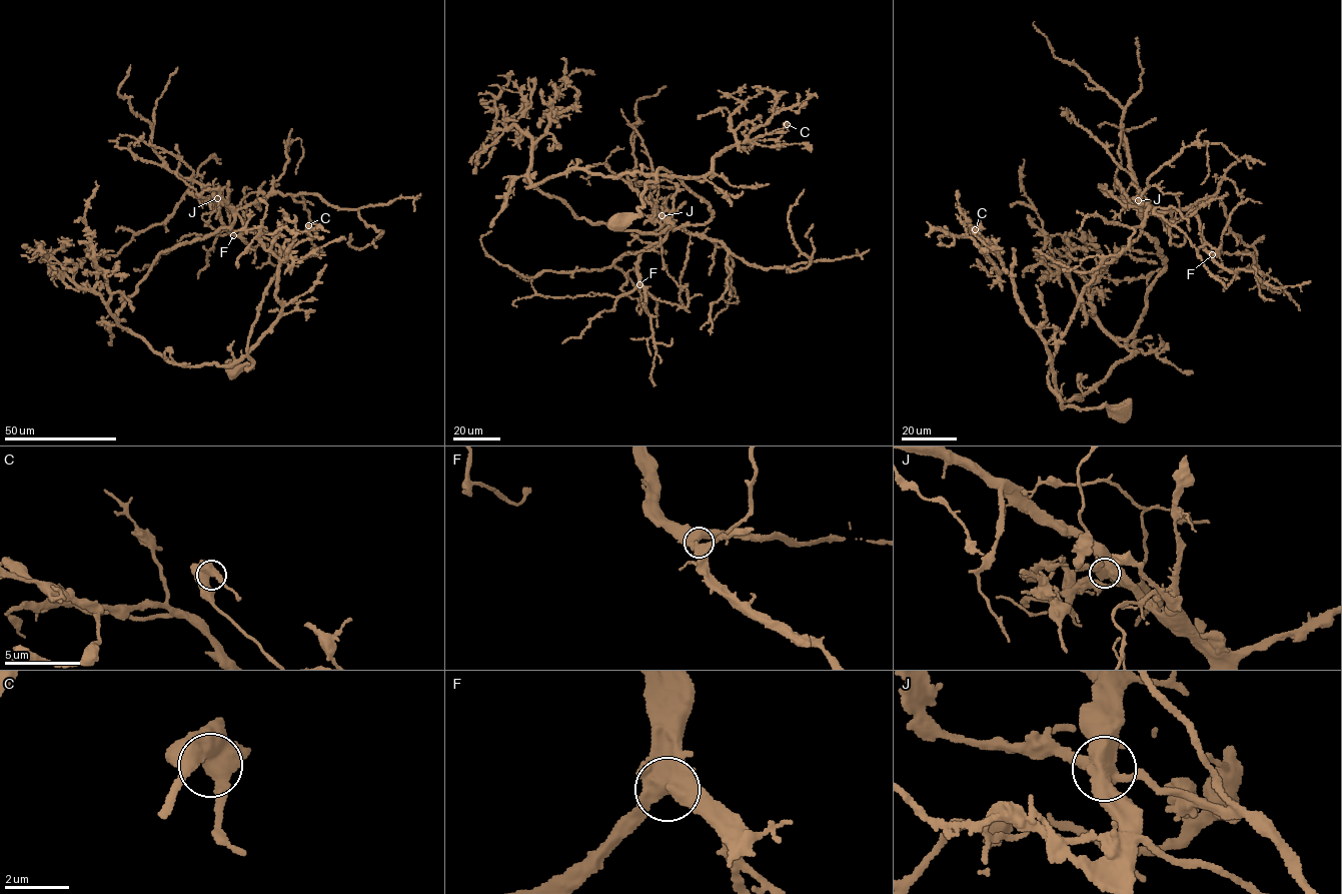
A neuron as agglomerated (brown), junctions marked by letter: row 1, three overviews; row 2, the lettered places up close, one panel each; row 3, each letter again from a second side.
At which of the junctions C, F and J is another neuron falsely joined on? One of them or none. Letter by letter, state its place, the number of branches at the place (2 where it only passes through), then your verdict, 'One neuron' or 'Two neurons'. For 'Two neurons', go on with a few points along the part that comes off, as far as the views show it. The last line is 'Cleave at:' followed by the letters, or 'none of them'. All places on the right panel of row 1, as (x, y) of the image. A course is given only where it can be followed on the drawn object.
C: Place: (975, 229). Branches: 4. One neuron
F: Place: (1212, 254). Branches: 4. One neuron
J: Place: (1138, 200). Branches: 4. Two neurons. Course of the part to remove: (1138, 201), (1151, 205), (1166, 221), (1184, 217), (1207, 202), (1200, 208)
Cleave at: J

